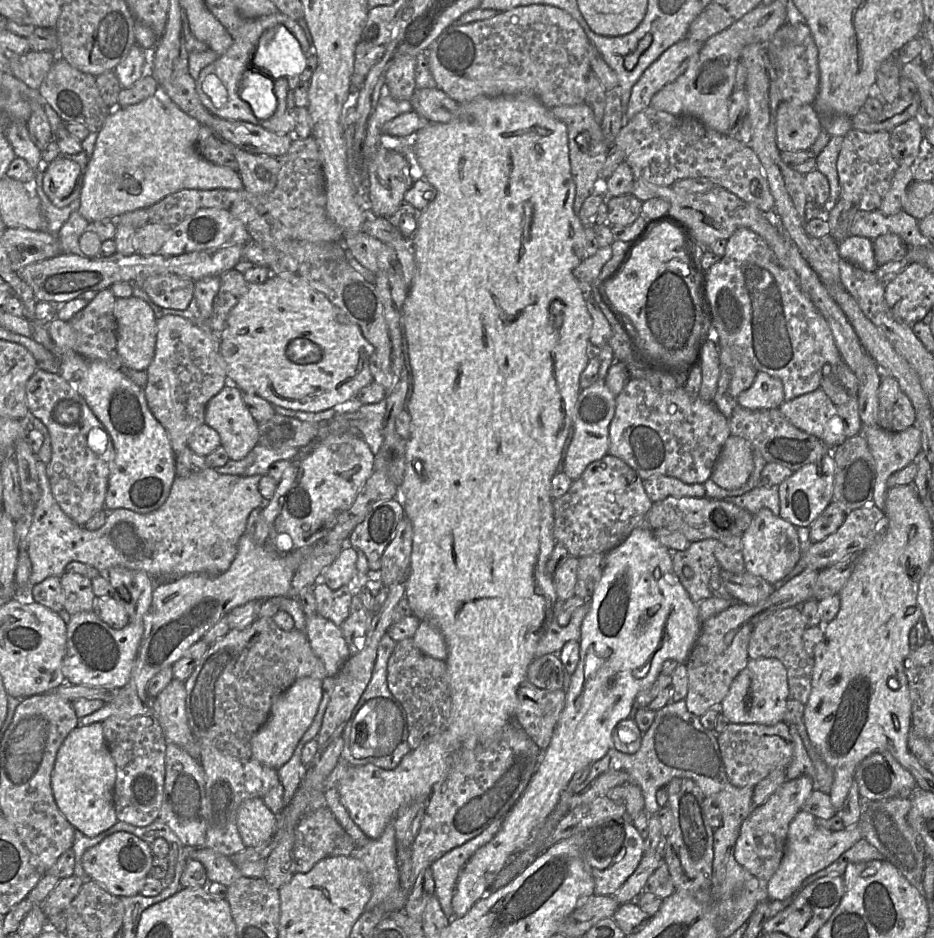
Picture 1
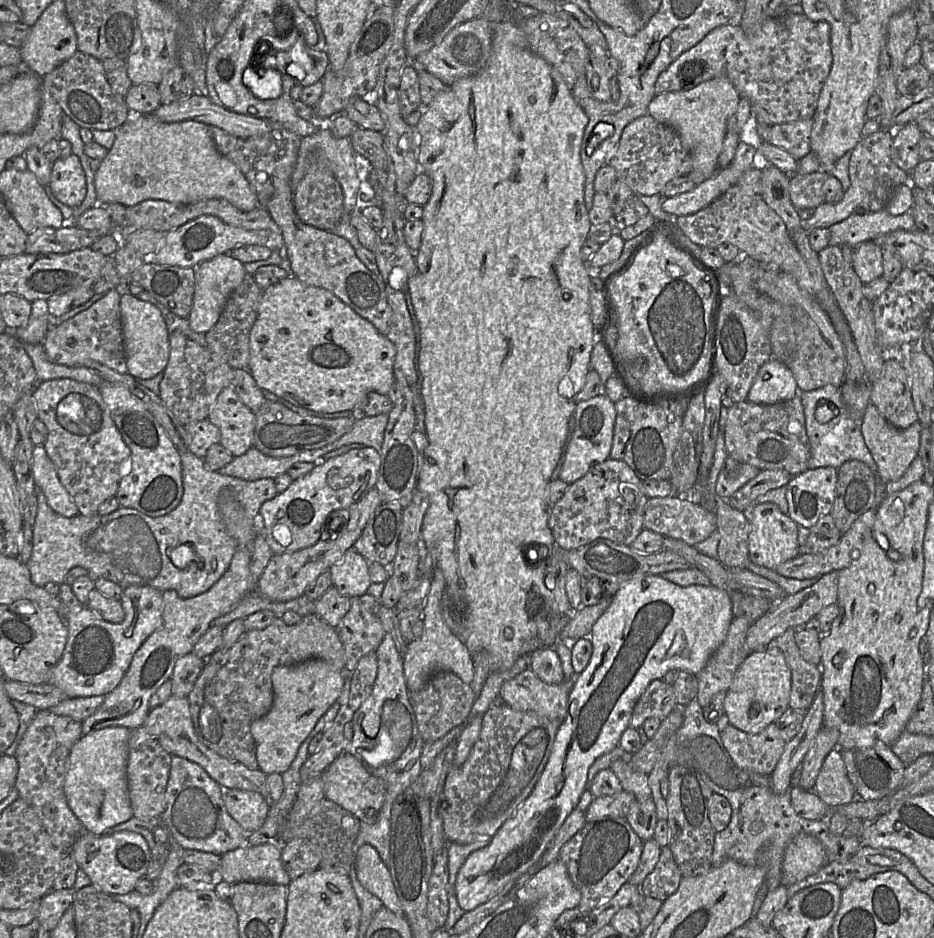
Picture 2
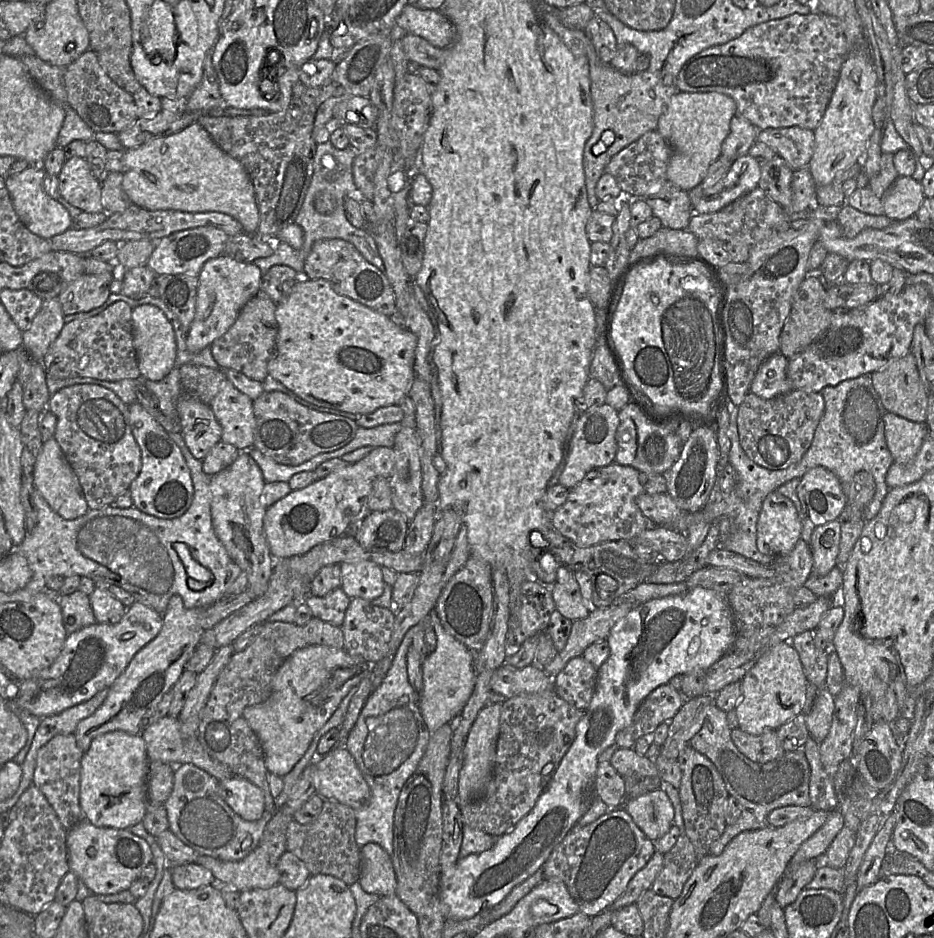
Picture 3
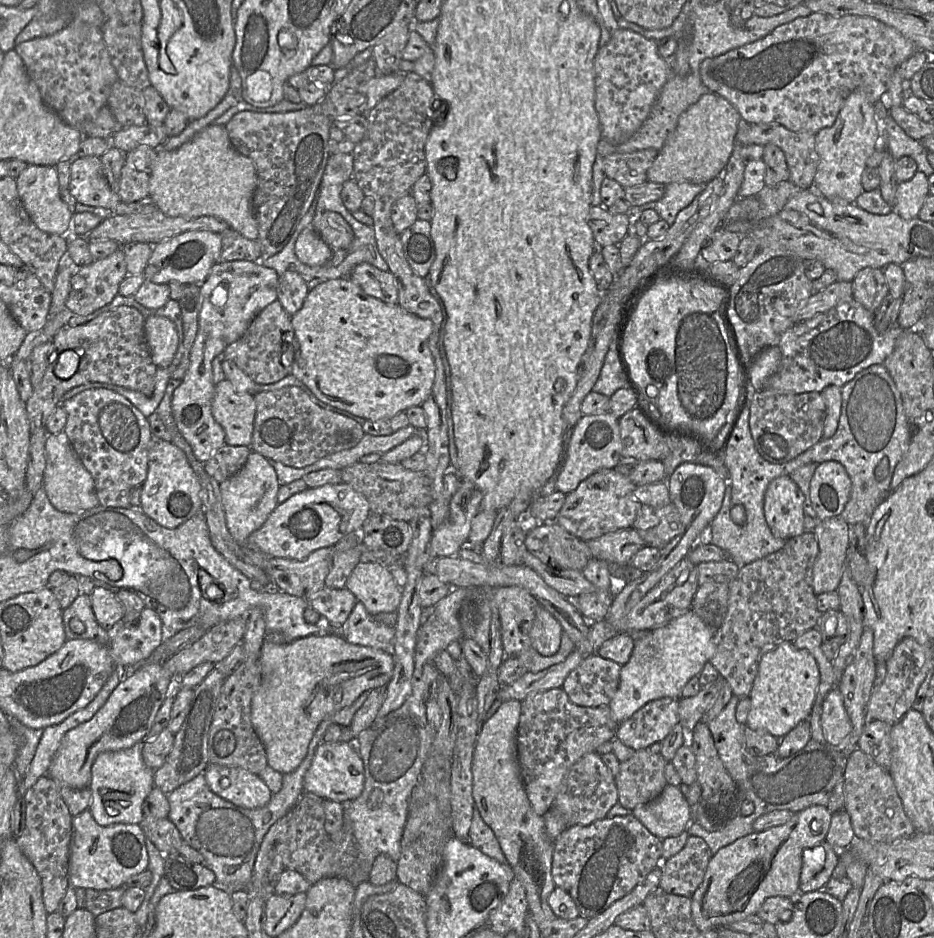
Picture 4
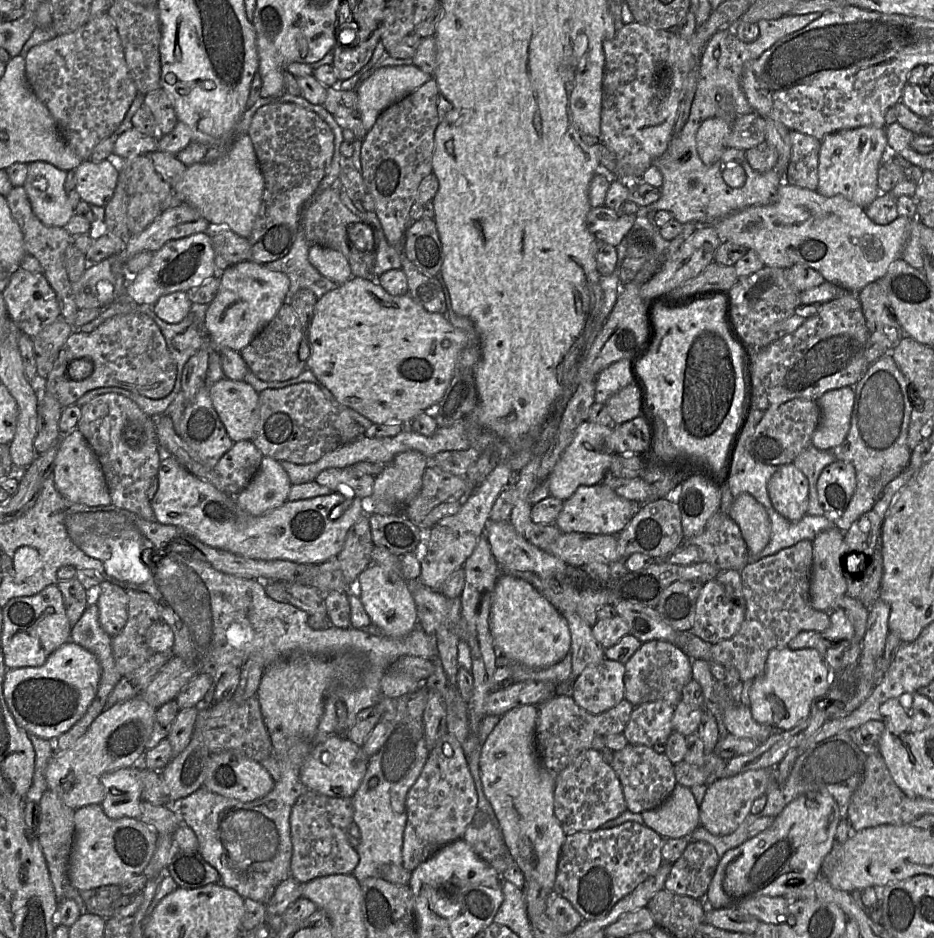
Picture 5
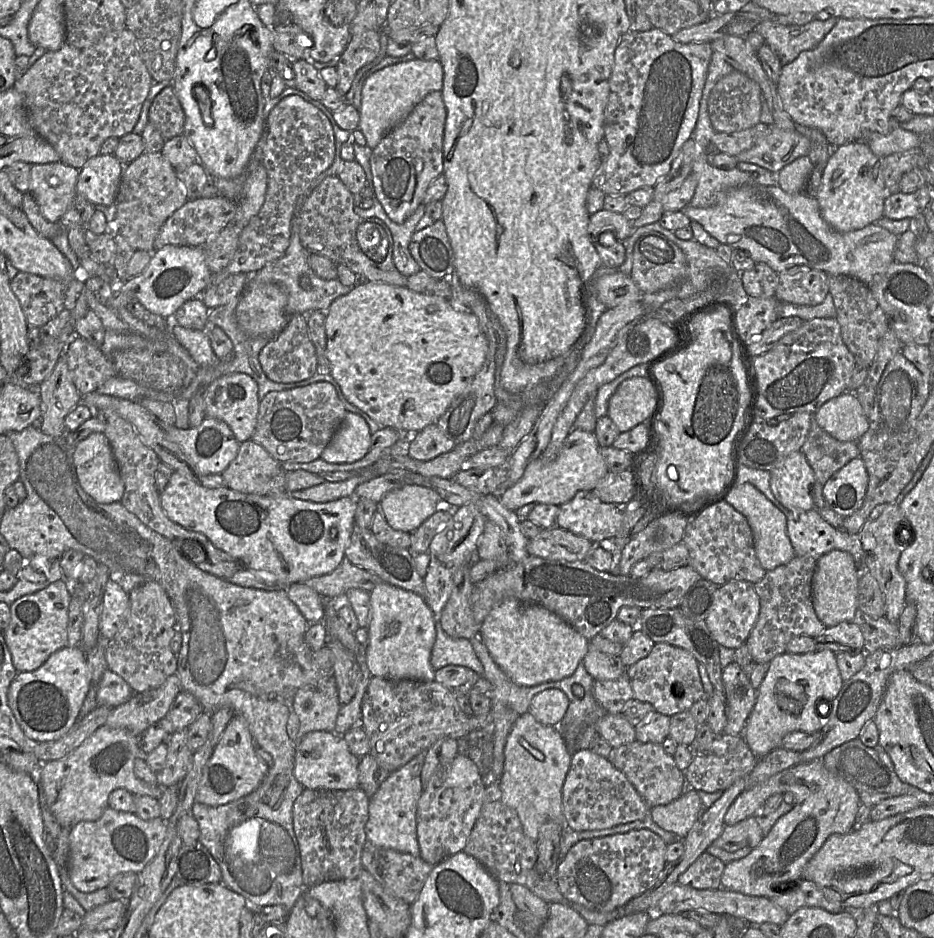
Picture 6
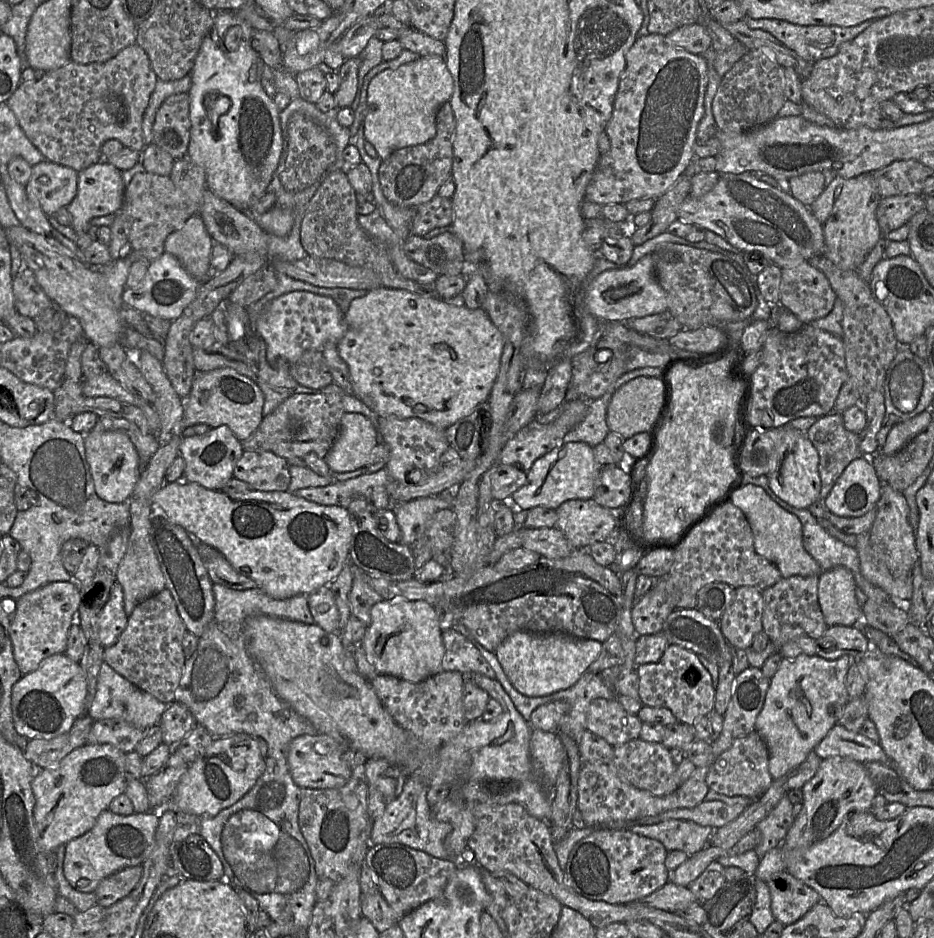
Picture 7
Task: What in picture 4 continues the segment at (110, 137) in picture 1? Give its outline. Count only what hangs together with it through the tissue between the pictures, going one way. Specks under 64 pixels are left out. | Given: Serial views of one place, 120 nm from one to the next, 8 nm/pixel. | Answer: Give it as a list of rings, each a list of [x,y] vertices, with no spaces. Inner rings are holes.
[[[209,125],[194,137],[171,151],[157,149],[157,156],[149,174],[149,197],[158,209],[170,217],[214,216],[224,220],[230,229],[255,240],[258,227],[254,216],[253,195],[257,188],[257,171],[253,161],[239,153],[231,144],[223,125]]]

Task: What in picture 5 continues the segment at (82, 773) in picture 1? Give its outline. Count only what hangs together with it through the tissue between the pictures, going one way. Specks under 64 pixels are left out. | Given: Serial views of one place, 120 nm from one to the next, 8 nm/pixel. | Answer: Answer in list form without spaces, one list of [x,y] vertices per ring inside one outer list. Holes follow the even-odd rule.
[[[143,765],[118,769],[101,777],[101,783],[104,787],[104,798],[100,805],[110,819],[122,817],[140,818],[140,766]]]

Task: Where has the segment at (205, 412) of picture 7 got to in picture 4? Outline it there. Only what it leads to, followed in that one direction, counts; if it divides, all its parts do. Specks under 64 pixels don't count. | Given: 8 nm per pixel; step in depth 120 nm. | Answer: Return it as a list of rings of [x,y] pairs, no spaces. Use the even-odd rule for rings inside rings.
[[[224,379],[214,386],[211,408],[215,421],[225,431],[226,445],[251,445],[256,413],[253,394],[238,392]]]

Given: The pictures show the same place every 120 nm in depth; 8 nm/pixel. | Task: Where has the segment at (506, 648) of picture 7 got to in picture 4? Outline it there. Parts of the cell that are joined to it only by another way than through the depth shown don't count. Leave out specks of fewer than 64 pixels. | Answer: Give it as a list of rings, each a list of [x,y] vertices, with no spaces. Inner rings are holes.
[[[539,605],[530,630],[532,648],[544,657],[555,655],[560,648],[562,632],[559,622]]]

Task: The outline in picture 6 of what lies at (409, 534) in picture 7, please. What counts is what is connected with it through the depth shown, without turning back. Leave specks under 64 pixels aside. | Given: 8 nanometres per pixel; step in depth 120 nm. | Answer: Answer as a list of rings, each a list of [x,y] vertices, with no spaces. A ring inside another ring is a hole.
[[[403,485],[387,492],[378,509],[393,529],[412,533],[437,511],[439,501],[439,495],[428,487]]]

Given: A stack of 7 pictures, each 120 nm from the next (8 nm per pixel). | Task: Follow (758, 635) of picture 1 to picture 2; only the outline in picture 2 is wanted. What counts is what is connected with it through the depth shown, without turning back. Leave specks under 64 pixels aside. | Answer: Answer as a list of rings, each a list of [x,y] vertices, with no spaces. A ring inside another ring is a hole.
[[[788,629],[775,638],[767,648],[778,648],[783,653],[791,670],[792,685],[789,707],[798,711],[807,711],[820,688],[821,669],[803,659],[796,644],[797,629]]]

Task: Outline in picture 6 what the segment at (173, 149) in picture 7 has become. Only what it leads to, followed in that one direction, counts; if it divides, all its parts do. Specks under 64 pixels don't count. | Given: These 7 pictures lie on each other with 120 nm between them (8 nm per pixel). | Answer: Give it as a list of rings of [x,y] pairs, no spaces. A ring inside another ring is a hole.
[[[171,86],[164,88],[154,98],[148,117],[149,122],[158,128],[164,140],[184,133],[185,115]]]

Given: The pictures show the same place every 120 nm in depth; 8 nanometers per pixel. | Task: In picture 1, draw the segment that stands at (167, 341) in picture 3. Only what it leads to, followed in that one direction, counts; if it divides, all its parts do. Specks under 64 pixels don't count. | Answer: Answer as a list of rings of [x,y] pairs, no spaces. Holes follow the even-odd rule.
[[[130,296],[117,298],[114,303],[116,344],[122,365],[146,371],[156,345],[156,317],[142,299]]]

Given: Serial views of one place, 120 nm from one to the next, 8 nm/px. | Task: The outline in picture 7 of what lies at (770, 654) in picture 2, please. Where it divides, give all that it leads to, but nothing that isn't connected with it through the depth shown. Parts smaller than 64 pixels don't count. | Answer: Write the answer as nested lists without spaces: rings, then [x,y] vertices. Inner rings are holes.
[[[805,654],[792,659],[782,658],[770,679],[754,729],[767,745],[769,772],[773,779],[780,778],[801,764],[837,724],[833,710],[842,707],[850,699],[845,688],[845,678],[852,661],[848,655],[833,660]]]

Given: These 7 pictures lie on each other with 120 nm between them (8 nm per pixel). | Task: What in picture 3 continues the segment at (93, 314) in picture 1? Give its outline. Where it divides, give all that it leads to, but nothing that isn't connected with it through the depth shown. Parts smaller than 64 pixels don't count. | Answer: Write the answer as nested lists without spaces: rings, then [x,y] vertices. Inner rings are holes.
[[[117,301],[97,315],[65,323],[41,360],[46,376],[56,379],[139,380],[141,374],[133,343],[132,310],[128,303]]]

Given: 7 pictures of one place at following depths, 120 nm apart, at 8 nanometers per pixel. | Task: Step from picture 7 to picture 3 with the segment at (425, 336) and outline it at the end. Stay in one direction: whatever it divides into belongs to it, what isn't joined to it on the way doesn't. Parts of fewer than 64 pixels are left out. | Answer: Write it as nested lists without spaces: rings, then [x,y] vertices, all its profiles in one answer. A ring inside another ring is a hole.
[[[324,279],[297,281],[288,296],[276,304],[278,324],[275,352],[268,362],[268,375],[301,399],[317,406],[357,415],[397,405],[408,396],[415,379],[417,336],[390,317],[337,293]]]

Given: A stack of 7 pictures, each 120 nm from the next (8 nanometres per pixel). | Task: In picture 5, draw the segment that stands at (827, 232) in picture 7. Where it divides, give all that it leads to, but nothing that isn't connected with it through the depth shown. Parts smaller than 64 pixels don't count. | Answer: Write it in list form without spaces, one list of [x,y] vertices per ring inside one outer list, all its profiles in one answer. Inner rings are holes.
[[[859,127],[826,135],[820,143],[818,164],[819,194],[826,197],[841,195],[863,209],[881,193],[878,171],[888,149],[884,128]]]

